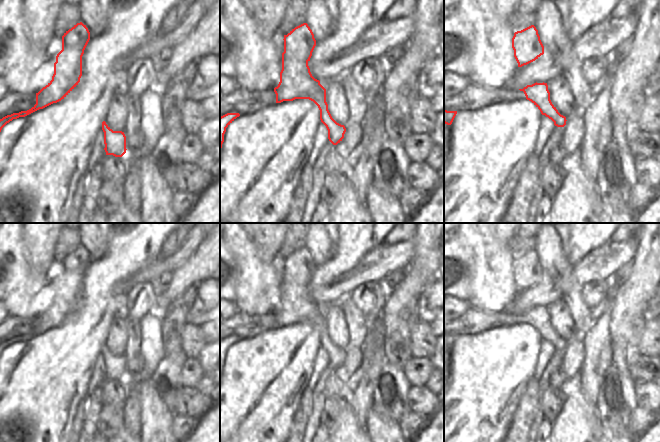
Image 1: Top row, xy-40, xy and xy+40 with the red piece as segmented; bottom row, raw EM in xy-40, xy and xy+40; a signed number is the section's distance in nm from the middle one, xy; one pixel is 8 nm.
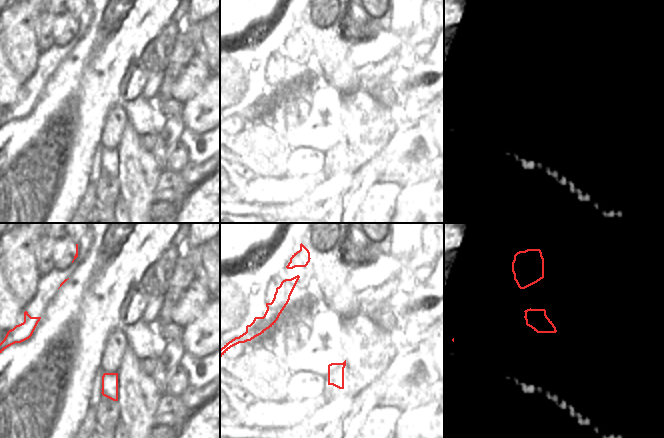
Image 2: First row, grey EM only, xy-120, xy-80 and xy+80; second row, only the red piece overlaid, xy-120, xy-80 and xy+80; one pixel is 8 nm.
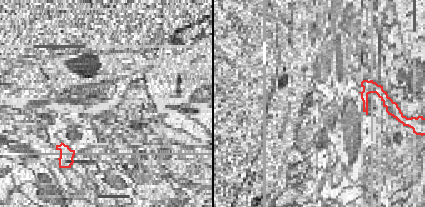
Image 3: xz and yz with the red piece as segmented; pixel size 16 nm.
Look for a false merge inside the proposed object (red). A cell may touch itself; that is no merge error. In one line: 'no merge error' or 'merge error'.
merge error

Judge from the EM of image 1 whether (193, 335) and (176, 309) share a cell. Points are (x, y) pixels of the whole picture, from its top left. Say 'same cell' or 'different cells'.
different cells

